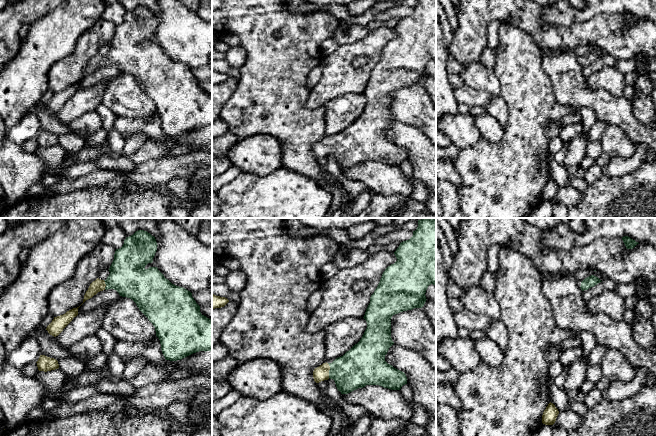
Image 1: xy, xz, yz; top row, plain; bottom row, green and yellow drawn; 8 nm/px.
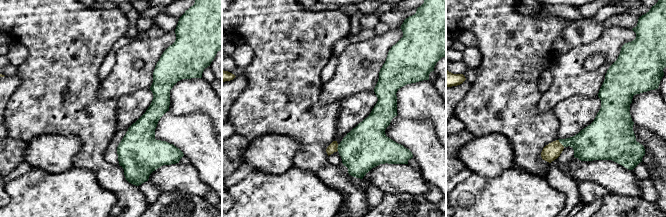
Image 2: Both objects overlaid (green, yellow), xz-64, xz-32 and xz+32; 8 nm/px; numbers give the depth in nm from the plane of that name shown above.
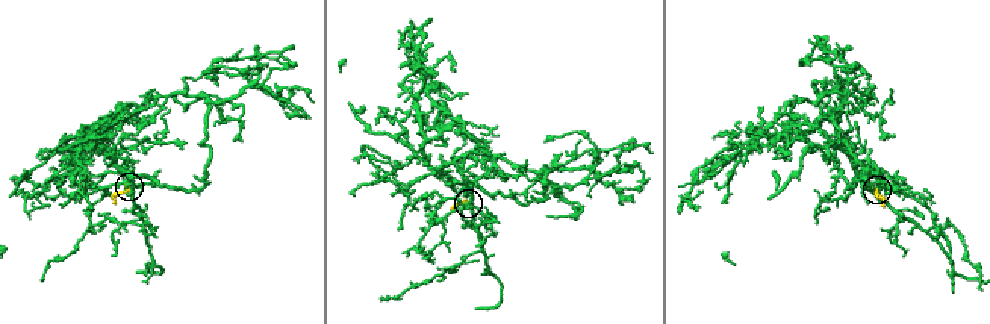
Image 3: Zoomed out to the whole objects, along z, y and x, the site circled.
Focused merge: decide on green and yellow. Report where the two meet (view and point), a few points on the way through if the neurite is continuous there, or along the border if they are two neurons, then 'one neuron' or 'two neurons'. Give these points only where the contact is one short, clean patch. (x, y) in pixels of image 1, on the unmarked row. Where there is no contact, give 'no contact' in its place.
xz (329, 146) | across xz (358, 143), (352, 146), (329, 146), (321, 149) | one neuron

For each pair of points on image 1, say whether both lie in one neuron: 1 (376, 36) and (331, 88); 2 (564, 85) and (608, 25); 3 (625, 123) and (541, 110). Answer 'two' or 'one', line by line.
1: one
2: two
3: two

